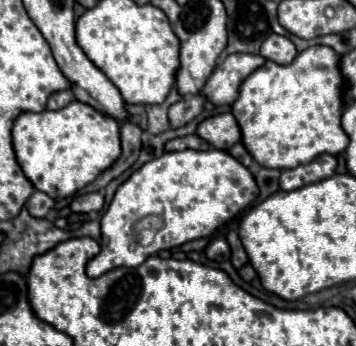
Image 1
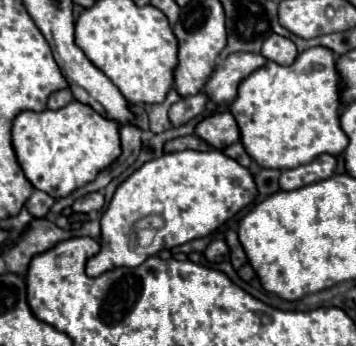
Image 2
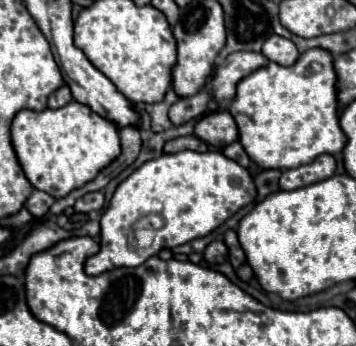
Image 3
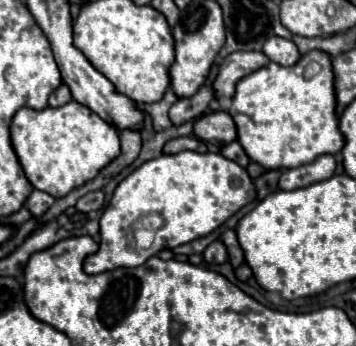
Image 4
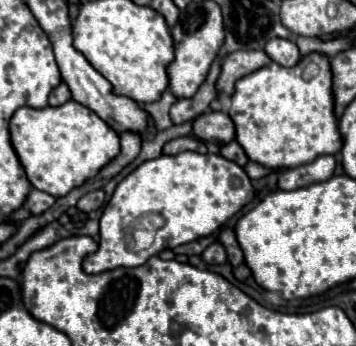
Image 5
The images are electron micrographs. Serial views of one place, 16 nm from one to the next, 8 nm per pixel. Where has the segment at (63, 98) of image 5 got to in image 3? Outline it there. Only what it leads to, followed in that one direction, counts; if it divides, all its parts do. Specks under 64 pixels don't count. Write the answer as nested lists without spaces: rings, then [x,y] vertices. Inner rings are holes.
[[[62,86],[62,88],[58,88],[54,94],[50,94],[50,98],[48,98],[48,108],[60,108],[60,106],[68,104],[70,100],[72,100],[70,88],[68,88],[68,86]]]

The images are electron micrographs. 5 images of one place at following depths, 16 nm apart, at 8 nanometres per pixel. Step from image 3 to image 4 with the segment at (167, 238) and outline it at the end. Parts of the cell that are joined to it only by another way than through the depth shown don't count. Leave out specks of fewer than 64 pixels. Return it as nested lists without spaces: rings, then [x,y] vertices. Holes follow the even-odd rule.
[[[186,150],[148,160],[116,186],[100,218],[100,248],[84,260],[84,272],[100,274],[120,266],[134,268],[162,248],[176,248],[208,236],[234,216],[252,194],[254,184],[248,172],[222,154]]]

